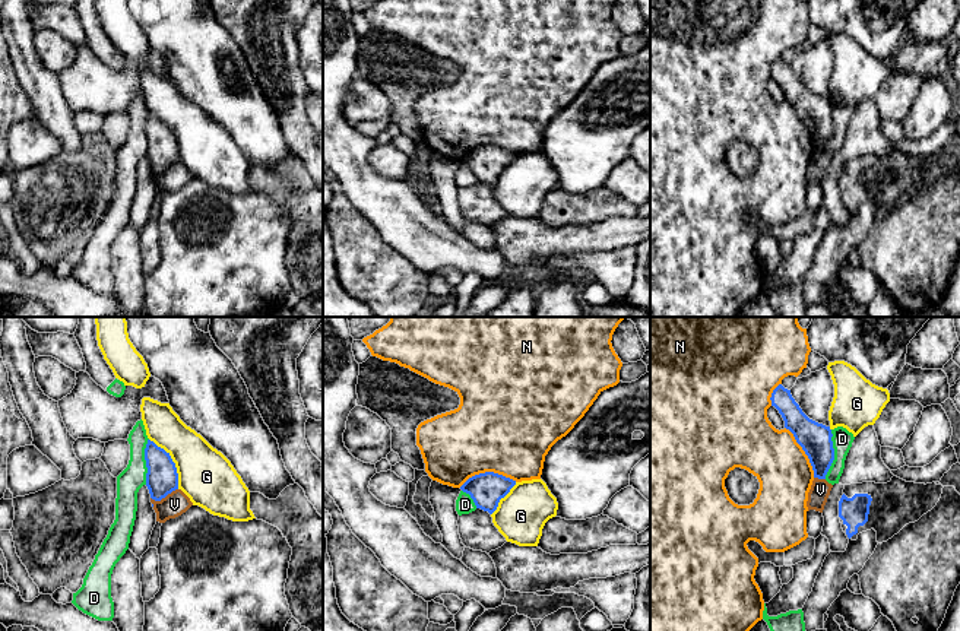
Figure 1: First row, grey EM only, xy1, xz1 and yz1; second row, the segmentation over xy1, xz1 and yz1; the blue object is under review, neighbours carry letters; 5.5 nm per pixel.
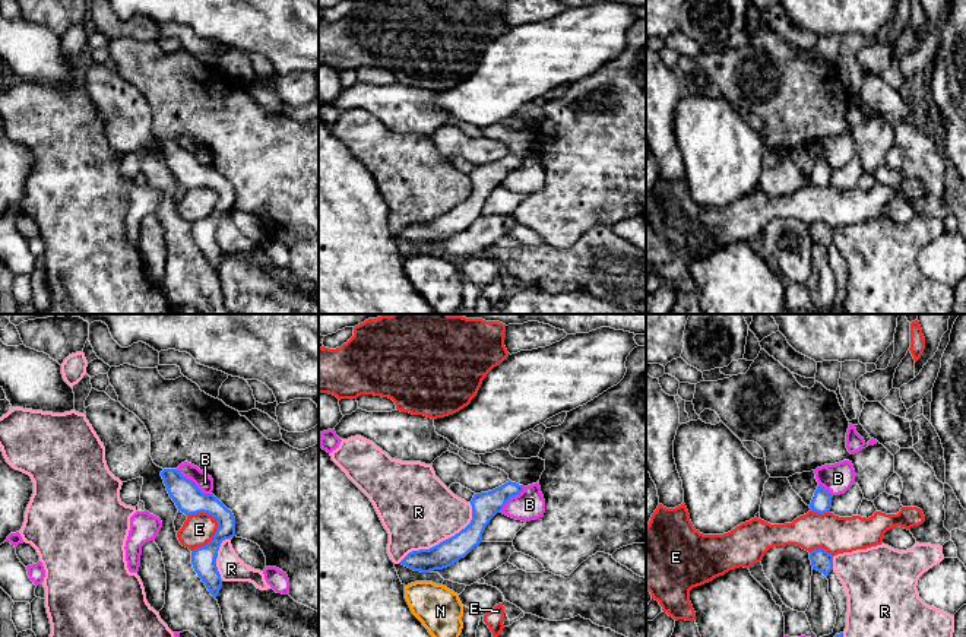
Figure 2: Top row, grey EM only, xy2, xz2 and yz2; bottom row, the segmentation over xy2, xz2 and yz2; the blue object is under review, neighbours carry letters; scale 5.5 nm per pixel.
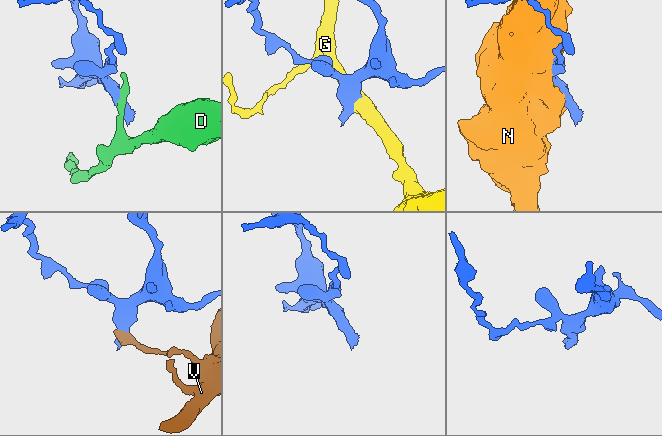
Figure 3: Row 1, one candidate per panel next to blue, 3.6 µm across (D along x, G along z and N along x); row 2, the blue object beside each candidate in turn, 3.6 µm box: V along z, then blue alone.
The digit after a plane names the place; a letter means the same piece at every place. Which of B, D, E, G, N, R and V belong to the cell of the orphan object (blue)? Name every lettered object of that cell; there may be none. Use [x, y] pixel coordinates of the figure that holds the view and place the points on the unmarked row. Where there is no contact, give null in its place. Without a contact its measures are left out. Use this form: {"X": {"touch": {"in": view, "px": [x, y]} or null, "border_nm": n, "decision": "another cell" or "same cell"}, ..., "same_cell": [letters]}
{"B": {"touch": {"in": "xy2", "px": [193, 155]}, "border_nm": 240, "decision": "another cell"}, "D": {"touch": {"in": "yz1", "px": [833, 127]}, "border_nm": 280, "decision": "another cell"}, "E": {"touch": {"in": "xy2", "px": [215, 208]}, "border_nm": 240, "decision": "another cell"}, "G": {"touch": {"in": "xy1", "px": [173, 135]}, "border_nm": 320, "decision": "another cell"}, "N": {"touch": {"in": "xz1", "px": [487, 145]}, "border_nm": 320, "decision": "another cell"}, "R": {"touch": {"in": "xz2", "px": [443, 214]}, "border_nm": 550, "decision": "another cell"}, "V": {"touch": {"in": "xy1", "px": [164, 170]}, "border_nm": 160, "decision": "another cell"}, "same_cell": []}

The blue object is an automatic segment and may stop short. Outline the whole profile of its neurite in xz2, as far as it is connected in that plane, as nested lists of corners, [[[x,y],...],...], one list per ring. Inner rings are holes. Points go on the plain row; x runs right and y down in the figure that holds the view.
[[[509,153],[492,164],[475,167],[471,174],[472,193],[465,202],[430,222],[409,225],[399,237],[421,245],[453,238],[482,215],[482,206],[490,193],[522,164],[523,158]]]

